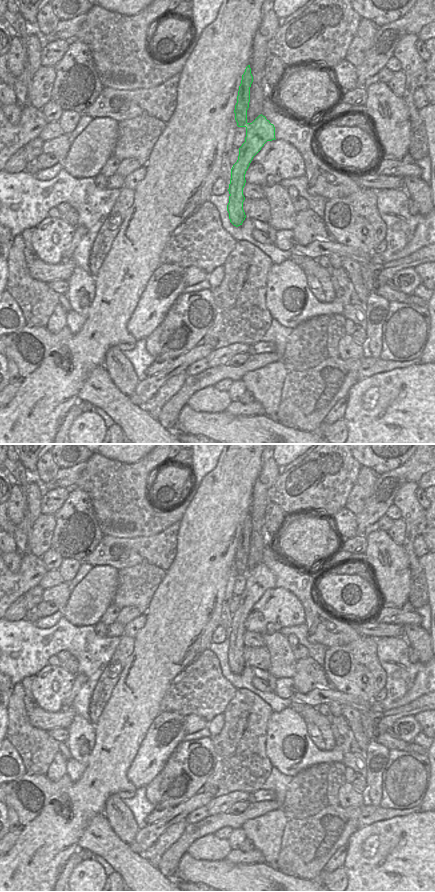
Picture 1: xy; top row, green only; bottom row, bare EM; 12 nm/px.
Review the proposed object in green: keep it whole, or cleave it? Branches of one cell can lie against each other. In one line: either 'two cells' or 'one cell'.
two cells

